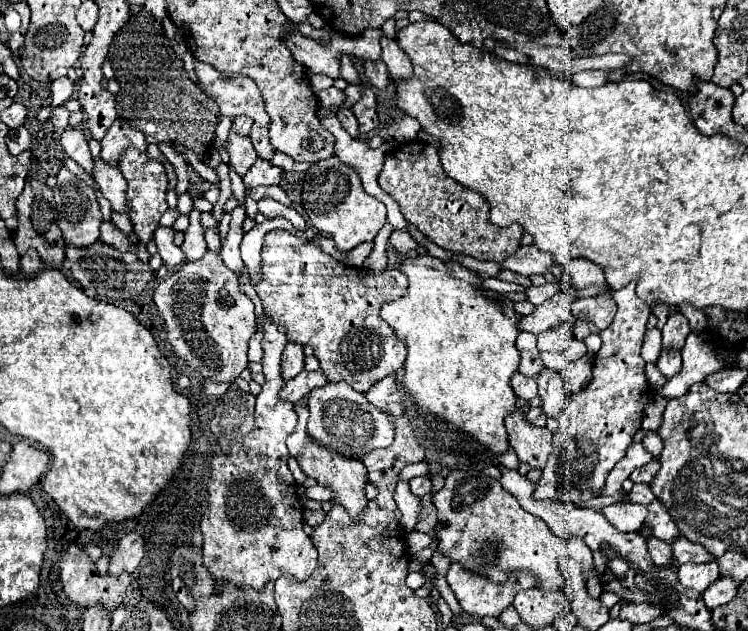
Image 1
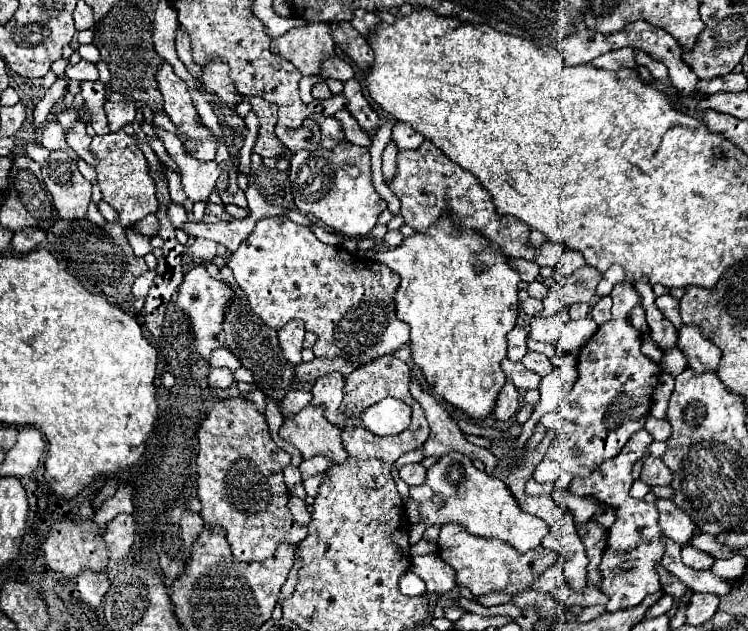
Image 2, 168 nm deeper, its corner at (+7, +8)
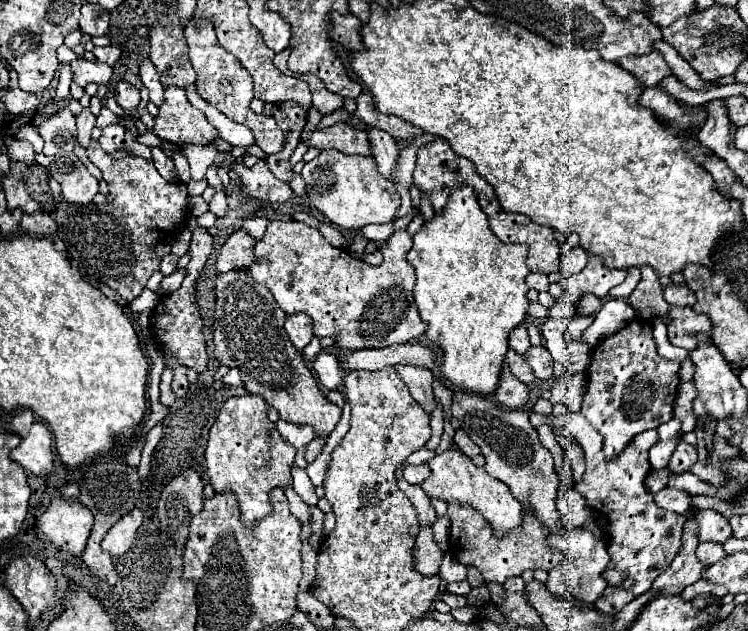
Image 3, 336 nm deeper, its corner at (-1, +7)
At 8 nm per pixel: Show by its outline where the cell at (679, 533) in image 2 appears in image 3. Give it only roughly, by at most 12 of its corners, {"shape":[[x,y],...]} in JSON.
{"shape":[[714,510],[694,514],[700,542],[726,542],[730,522]]}

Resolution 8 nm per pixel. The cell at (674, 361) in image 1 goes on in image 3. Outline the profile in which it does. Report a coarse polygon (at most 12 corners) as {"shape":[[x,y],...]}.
{"shape":[[642,266],[642,280],[630,294],[632,308],[654,308],[666,318],[670,306],[662,296],[660,278]]}

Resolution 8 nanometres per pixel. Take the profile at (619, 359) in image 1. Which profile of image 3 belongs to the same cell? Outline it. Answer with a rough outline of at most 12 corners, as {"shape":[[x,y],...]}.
{"shape":[[632,320],[598,342],[582,414],[614,456],[672,420],[680,362]]}

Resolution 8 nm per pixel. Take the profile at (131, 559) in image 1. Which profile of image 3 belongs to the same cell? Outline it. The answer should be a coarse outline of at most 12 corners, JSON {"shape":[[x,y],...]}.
{"shape":[[140,508],[122,516],[102,540],[110,556],[130,550],[144,522]]}

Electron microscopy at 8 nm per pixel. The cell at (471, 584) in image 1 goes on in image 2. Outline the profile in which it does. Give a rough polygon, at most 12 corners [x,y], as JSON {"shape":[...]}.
{"shape":[[442,527],[438,555],[476,597],[522,591],[558,559]]}

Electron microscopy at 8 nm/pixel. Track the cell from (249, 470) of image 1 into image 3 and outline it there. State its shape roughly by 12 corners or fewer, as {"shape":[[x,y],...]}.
{"shape":[[262,396],[224,402],[206,448],[216,492],[242,522],[272,512],[296,448]]}

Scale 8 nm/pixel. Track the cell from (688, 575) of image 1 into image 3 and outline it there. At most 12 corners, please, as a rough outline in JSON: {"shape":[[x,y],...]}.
{"shape":[[700,544],[698,560],[706,566],[726,556],[722,544]]}

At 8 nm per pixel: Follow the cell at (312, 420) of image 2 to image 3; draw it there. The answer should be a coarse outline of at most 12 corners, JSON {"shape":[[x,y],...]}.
{"shape":[[246,270],[218,274],[214,358],[282,420],[342,416]]}

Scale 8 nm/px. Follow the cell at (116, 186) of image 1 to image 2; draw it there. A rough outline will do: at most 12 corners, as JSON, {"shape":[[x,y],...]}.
{"shape":[[78,119],[68,131],[66,141],[82,161],[96,167],[90,151],[90,135],[84,121]]}

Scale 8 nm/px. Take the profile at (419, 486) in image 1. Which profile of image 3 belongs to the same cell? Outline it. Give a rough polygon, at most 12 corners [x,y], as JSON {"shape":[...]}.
{"shape":[[428,464],[406,466],[404,478],[422,484],[430,476]]}

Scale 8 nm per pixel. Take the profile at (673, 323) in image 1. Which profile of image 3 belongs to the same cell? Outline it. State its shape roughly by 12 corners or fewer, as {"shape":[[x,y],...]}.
{"shape":[[686,284],[664,286],[670,306],[689,306],[696,296]]}

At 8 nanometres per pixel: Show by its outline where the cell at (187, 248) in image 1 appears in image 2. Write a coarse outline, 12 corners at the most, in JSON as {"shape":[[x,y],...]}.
{"shape":[[164,129],[168,155],[178,165],[190,201],[208,201],[220,175],[214,161],[202,163]]}

